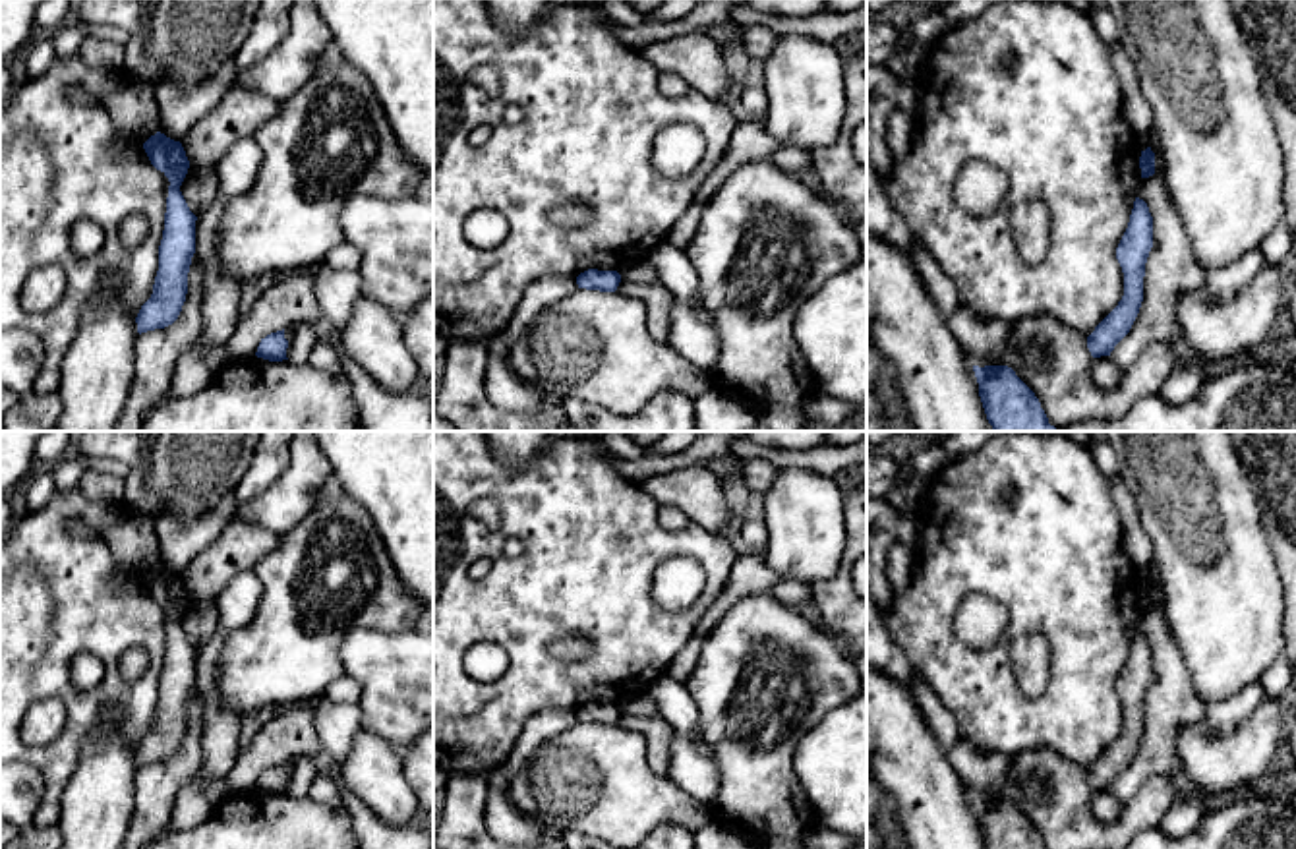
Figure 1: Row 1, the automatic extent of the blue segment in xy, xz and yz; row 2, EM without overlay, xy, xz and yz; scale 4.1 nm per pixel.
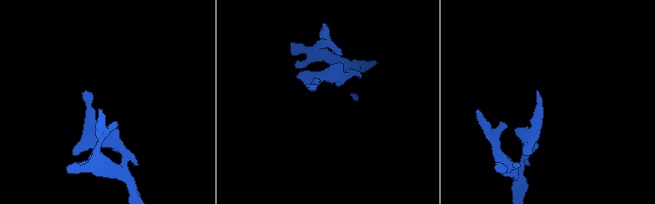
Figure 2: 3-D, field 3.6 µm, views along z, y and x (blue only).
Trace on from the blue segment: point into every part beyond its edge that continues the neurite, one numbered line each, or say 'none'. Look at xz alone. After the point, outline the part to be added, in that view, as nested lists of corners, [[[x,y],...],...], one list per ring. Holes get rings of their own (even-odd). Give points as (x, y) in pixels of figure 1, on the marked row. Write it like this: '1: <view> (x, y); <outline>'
none

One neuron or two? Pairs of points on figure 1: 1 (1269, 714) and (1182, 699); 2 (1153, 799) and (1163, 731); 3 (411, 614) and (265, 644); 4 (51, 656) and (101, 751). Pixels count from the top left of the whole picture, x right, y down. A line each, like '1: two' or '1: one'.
1: two
2: two
3: one
4: two

